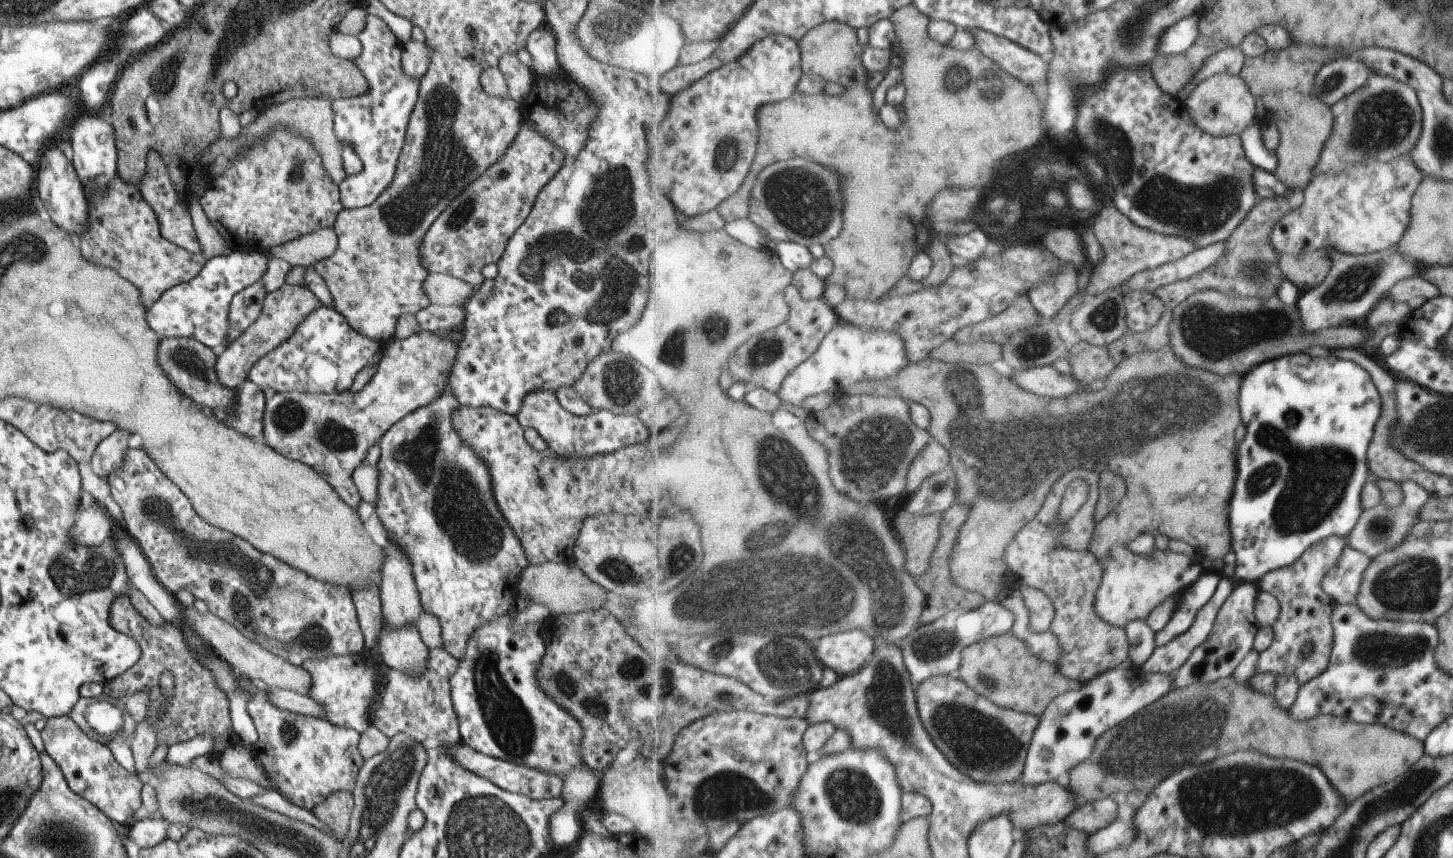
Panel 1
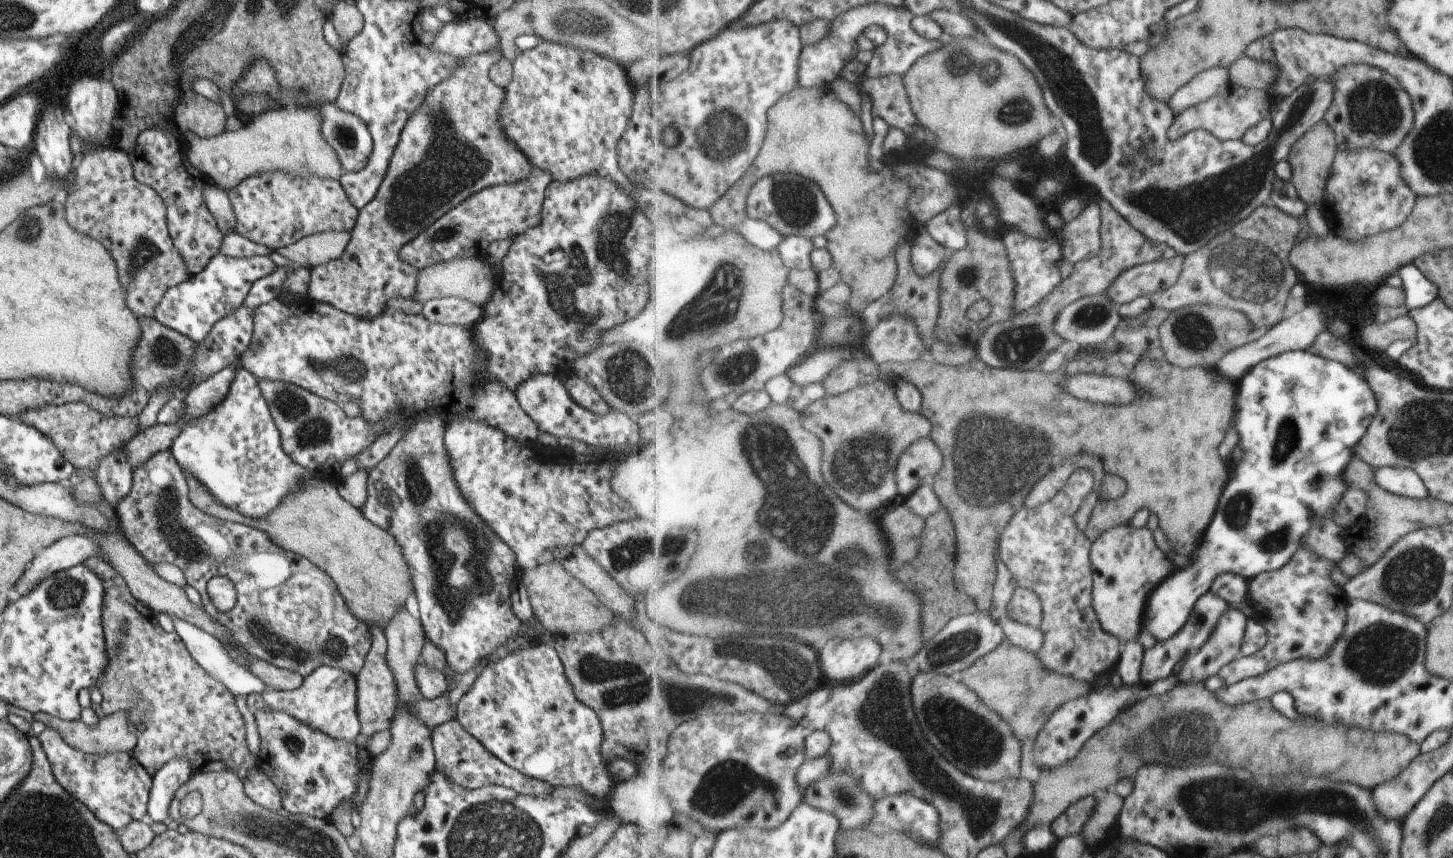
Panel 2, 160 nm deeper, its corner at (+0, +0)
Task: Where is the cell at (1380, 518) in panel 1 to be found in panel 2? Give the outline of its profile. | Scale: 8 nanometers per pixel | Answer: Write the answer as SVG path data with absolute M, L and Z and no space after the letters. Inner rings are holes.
M1377 467L1373 480L1380 489L1410 499L1425 499L1429 494L1418 473L1407 467Z

